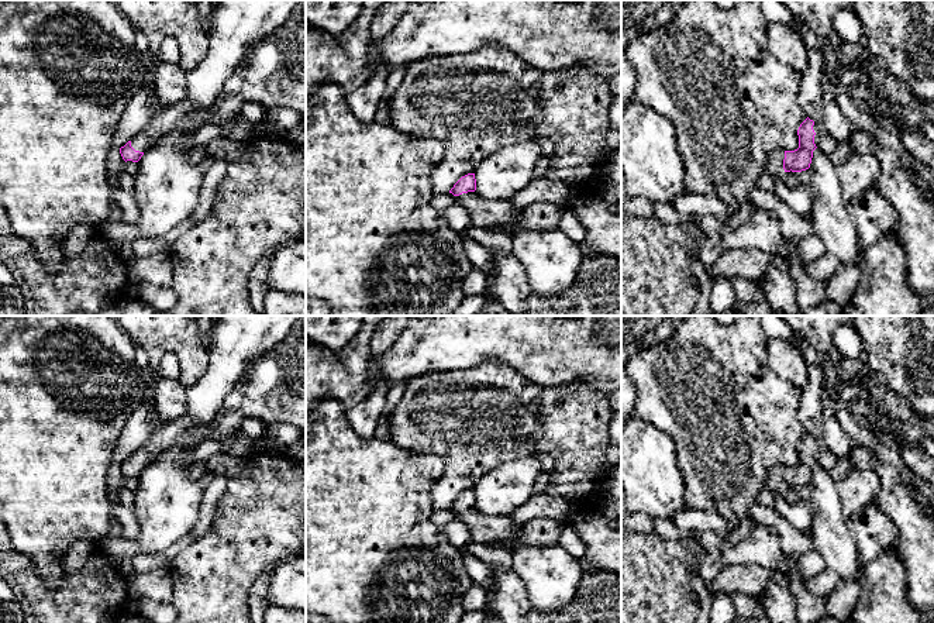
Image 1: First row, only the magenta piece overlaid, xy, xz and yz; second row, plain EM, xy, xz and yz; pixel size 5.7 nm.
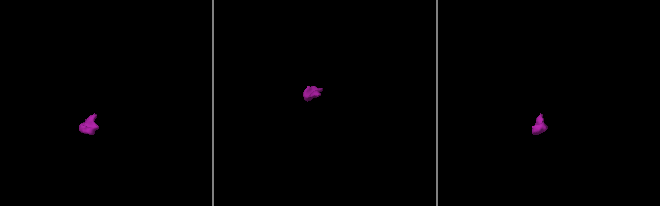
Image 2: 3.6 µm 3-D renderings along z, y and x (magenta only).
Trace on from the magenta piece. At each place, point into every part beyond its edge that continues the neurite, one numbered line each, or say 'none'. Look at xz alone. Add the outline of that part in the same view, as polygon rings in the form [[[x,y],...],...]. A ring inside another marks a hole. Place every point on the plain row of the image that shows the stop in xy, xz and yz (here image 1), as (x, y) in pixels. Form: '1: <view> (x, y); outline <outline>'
1: xz (500, 530); outline [[[476,507],[455,512],[455,519],[468,526],[472,541],[493,543],[504,548],[511,547],[523,527],[513,523],[509,516],[486,516]]]

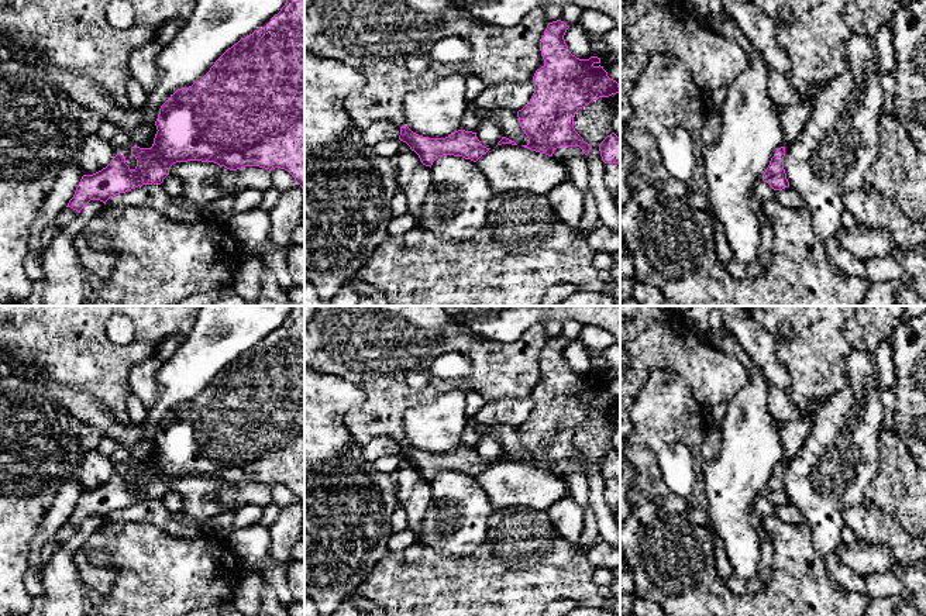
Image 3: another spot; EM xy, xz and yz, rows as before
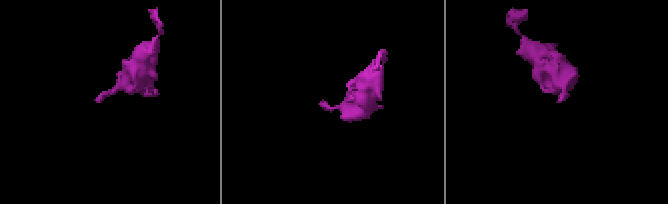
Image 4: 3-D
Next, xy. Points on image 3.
none

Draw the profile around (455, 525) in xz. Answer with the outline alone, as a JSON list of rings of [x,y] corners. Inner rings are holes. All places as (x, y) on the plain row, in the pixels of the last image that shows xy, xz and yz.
[[[443,471],[431,481],[431,503],[419,544],[447,557],[468,557],[488,534],[493,507],[474,476]]]

